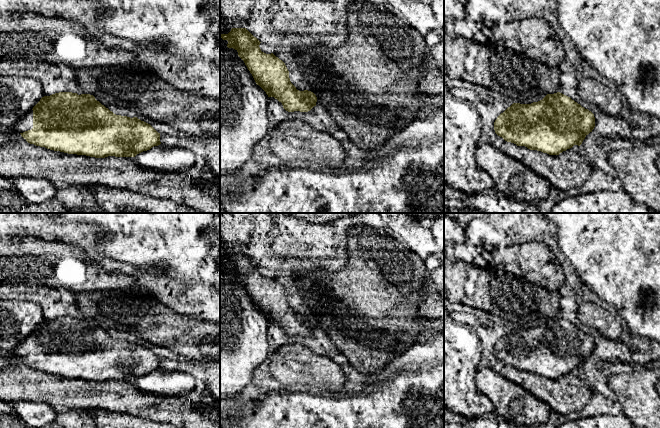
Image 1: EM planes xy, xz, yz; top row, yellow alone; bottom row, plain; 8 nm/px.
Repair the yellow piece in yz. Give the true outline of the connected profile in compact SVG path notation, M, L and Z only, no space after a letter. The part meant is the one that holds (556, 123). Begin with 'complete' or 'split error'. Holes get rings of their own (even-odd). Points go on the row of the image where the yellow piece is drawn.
complete; M560 92L547 94L542 100L531 104L513 103L501 113L494 122L495 133L505 141L514 143L517 146L525 146L530 150L541 151L549 155L559 155L563 151L572 148L574 145L580 146L594 127L594 114Z

